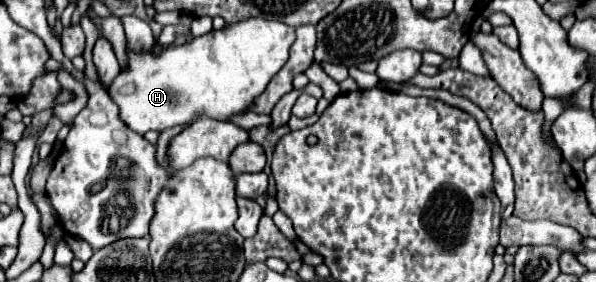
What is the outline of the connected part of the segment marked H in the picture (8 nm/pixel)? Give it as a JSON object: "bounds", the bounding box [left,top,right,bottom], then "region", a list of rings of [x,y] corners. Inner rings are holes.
{"bounds":[109,17,295,135],"region":[[[249,17],[245,21],[231,23],[219,31],[213,29],[211,33],[195,37],[185,45],[169,45],[161,53],[155,53],[153,49],[149,51],[125,49],[127,67],[111,83],[109,95],[119,107],[119,119],[139,135],[147,133],[149,129],[163,131],[175,125],[185,125],[191,123],[193,117],[229,121],[233,115],[245,113],[249,105],[255,101],[255,97],[259,97],[267,89],[273,75],[287,63],[293,41],[295,29],[289,29],[289,25],[281,21]]]}

